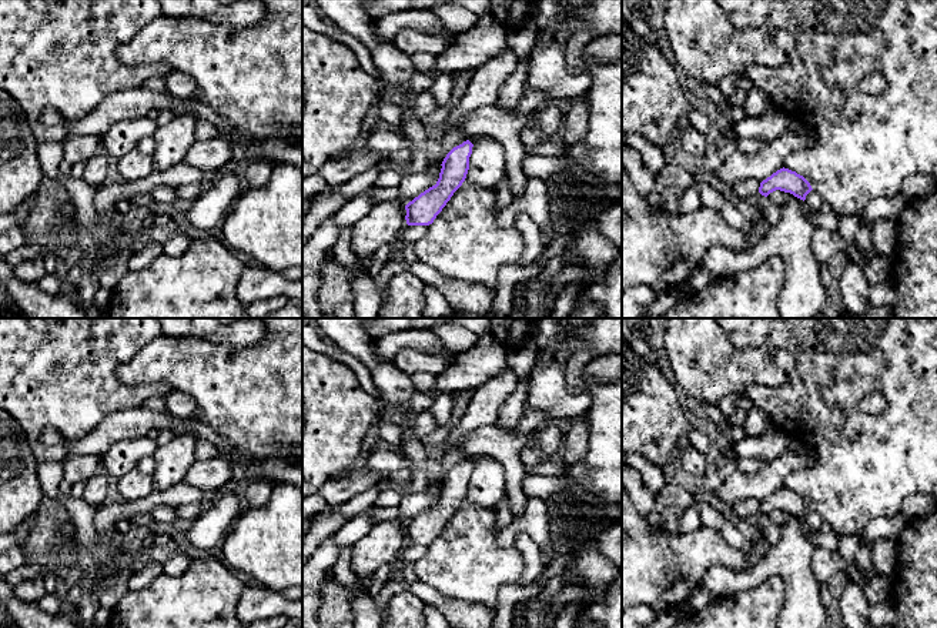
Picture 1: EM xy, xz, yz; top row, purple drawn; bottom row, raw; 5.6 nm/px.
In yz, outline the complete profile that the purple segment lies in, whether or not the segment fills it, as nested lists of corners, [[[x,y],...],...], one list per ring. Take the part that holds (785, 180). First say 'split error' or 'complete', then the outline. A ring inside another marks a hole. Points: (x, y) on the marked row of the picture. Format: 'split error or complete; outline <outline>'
complete; outline [[[783,167],[763,180],[759,187],[759,193],[764,197],[776,190],[790,193],[804,201],[813,188],[803,176]]]

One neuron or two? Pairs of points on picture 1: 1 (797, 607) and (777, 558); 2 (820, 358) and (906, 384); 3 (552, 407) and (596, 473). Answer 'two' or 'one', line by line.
1: one
2: one
3: two

